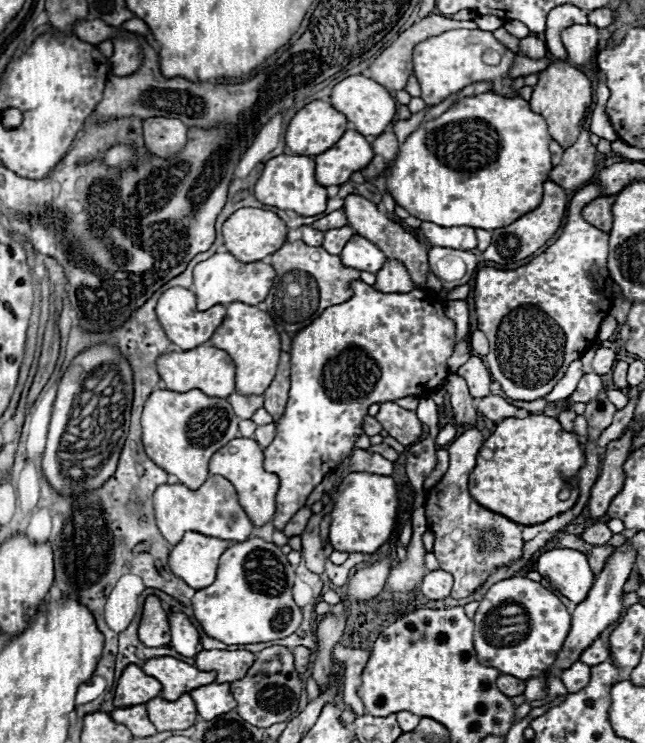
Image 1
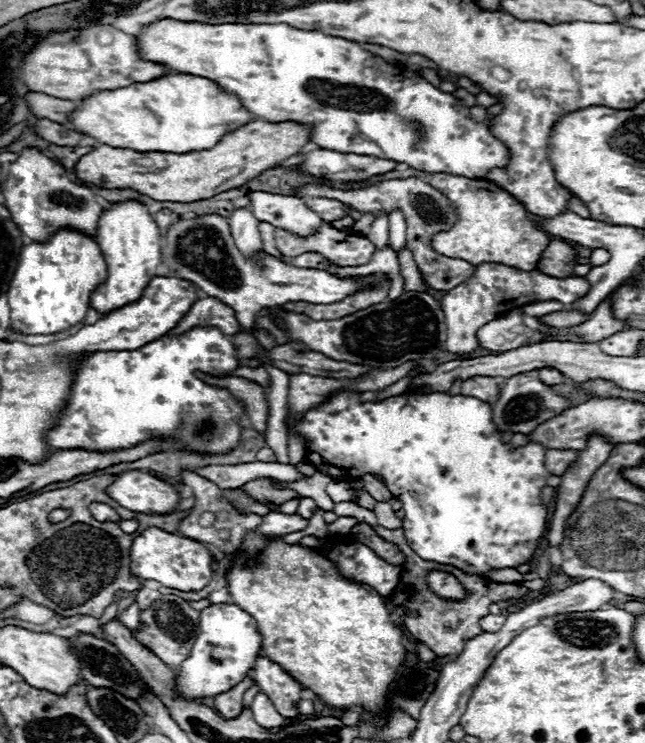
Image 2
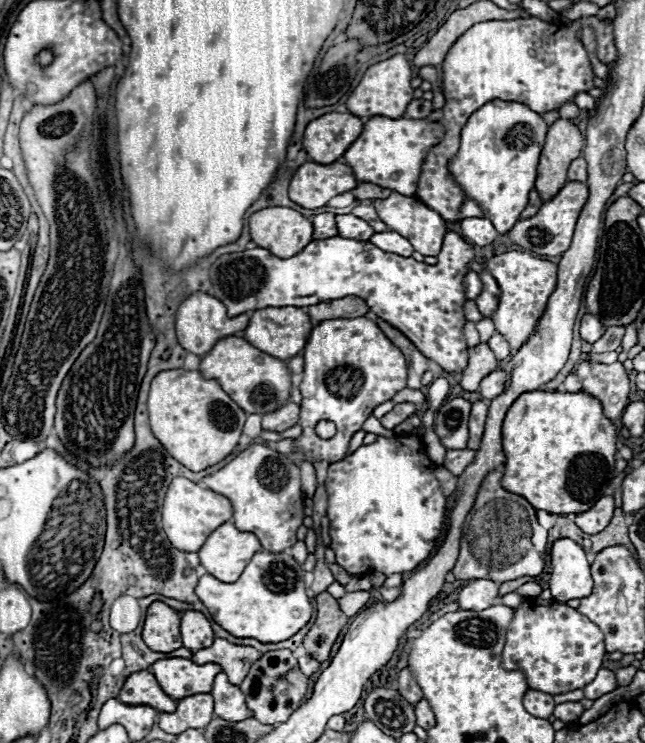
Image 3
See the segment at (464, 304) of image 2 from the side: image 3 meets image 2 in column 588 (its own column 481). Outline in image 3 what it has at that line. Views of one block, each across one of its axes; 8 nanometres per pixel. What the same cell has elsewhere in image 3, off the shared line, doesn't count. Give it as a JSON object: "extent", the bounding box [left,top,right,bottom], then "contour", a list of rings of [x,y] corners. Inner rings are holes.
{"extent":[464,272,482,300],"contour":[[[468,272],[464,276],[464,290],[466,290],[466,298],[468,300],[474,300],[482,292],[482,282],[480,282],[476,272]]]}

